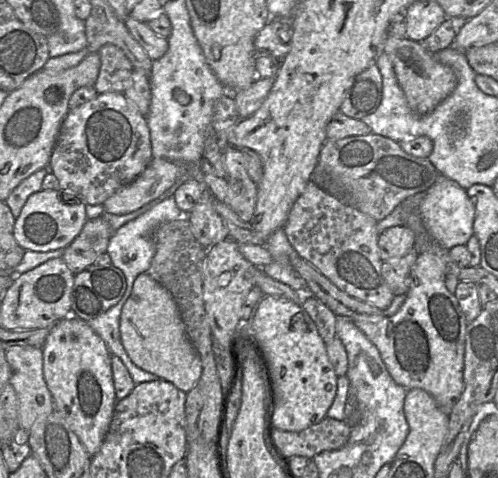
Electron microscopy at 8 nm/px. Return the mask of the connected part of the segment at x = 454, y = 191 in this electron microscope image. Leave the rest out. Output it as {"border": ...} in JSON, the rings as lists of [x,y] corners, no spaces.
{"border":[[[439,174],[435,183],[419,199],[422,221],[431,237],[447,250],[457,245],[466,245],[474,235],[475,207],[465,189],[455,181]]]}

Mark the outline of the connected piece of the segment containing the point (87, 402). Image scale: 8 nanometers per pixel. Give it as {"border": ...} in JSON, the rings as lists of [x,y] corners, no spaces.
{"border":[[[72,314],[50,328],[42,354],[43,376],[54,410],[76,434],[87,453],[93,456],[102,444],[116,404],[111,354],[88,322]]]}

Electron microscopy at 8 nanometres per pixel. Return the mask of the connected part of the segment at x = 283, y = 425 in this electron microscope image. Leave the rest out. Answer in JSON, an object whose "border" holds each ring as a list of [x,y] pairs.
{"border":[[[265,295],[253,308],[252,330],[257,338],[256,344],[269,361],[276,385],[277,404],[273,414],[275,429],[299,432],[321,422],[335,399],[338,376],[327,356],[326,344],[301,303],[282,296]]]}

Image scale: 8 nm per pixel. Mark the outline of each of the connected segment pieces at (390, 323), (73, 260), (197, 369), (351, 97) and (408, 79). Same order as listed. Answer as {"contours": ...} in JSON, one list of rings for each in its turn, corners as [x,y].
{"contours":[[[[418,254],[410,272],[411,287],[400,309],[394,315],[384,316],[377,322],[355,322],[355,324],[376,346],[389,374],[398,385],[406,390],[418,388],[426,391],[449,416],[464,390],[463,369],[468,322],[455,295],[446,288],[446,276],[444,264],[437,255]]],[[[103,216],[88,219],[79,235],[63,250],[62,259],[74,274],[85,270],[107,251],[113,232]]],[[[147,272],[134,280],[129,298],[120,314],[120,340],[131,361],[187,393],[202,373],[198,353],[190,342],[178,306],[171,293]]],[[[375,63],[354,78],[340,111],[350,118],[361,120],[378,108],[381,98],[382,77]]],[[[388,31],[383,53],[389,56],[407,103],[417,115],[424,116],[432,112],[454,91],[457,85],[457,77],[453,70],[439,62],[434,53],[426,50],[419,42],[407,37],[396,38],[390,35]]]]}

